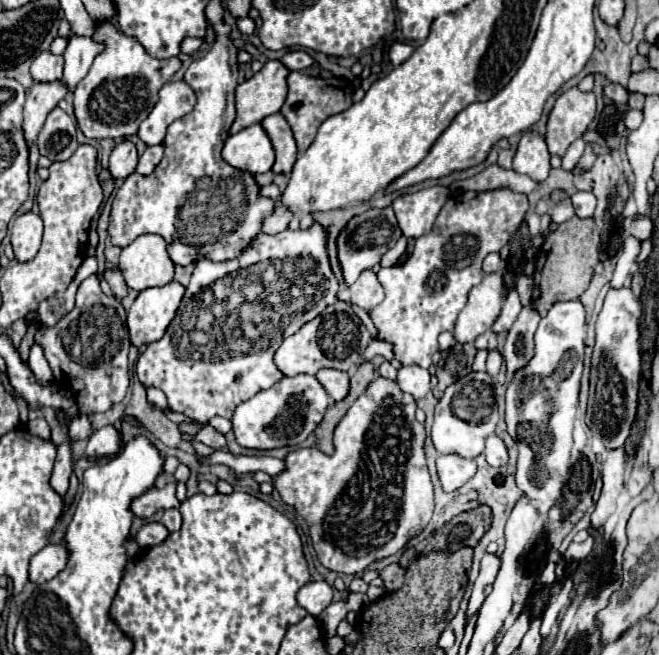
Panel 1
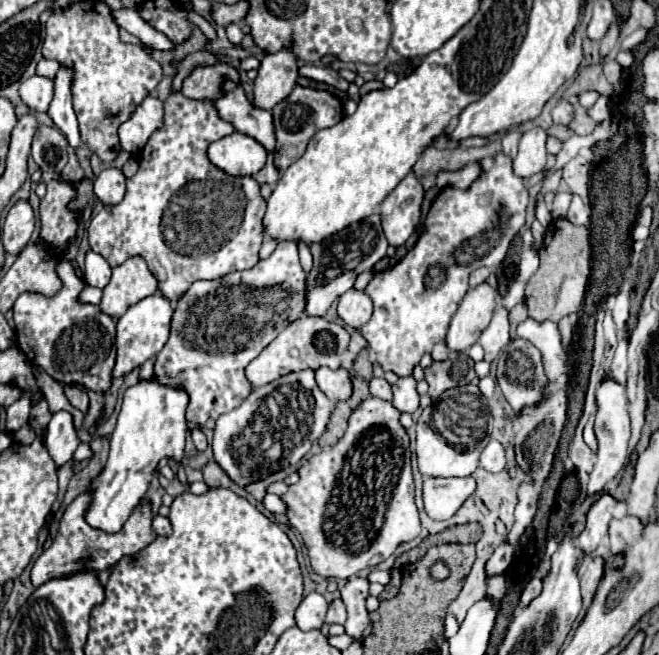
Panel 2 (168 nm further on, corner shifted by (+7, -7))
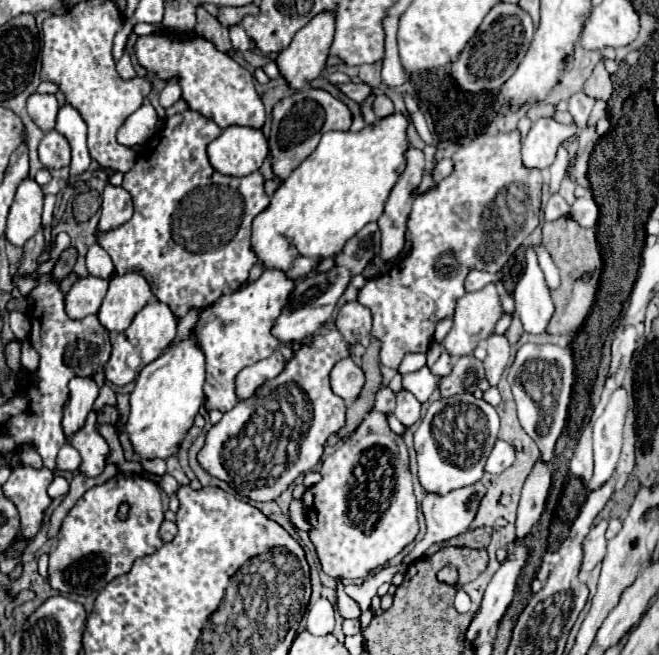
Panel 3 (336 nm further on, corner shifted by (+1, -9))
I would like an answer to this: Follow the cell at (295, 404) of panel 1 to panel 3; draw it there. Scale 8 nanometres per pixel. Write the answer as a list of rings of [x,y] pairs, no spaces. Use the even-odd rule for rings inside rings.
[[[333,324],[329,334],[315,334],[313,344],[297,348],[295,356],[287,362],[285,370],[277,378],[265,382],[255,396],[241,400],[233,410],[223,414],[219,424],[211,426],[205,438],[205,446],[197,456],[199,464],[211,476],[229,482],[231,486],[237,486],[237,490],[243,488],[243,484],[237,482],[239,478],[243,478],[245,498],[249,500],[255,502],[275,500],[283,490],[287,490],[287,486],[297,476],[307,474],[317,466],[327,438],[345,426],[345,402],[337,394],[333,394],[329,386],[329,372],[335,366],[335,362],[347,356],[349,356],[347,342],[343,340],[343,336],[337,332]]]

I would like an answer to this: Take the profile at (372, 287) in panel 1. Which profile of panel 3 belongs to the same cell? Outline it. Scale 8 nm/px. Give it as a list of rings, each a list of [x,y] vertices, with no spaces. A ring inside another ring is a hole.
[[[357,300],[347,302],[339,310],[335,326],[349,344],[359,344],[363,338],[369,336],[371,310],[365,308],[363,304],[359,304]]]

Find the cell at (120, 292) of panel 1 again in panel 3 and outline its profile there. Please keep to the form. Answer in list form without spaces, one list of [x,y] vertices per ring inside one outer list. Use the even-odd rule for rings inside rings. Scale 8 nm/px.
[[[93,244],[87,252],[87,270],[91,276],[99,276],[103,280],[111,280],[115,274],[109,254],[99,244]]]

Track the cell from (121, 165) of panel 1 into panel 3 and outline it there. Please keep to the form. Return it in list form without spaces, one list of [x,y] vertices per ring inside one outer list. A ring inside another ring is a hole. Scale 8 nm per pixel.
[[[107,184],[101,198],[103,198],[103,206],[101,206],[101,220],[97,226],[99,230],[117,228],[131,218],[133,202],[131,202],[131,194],[123,186]]]

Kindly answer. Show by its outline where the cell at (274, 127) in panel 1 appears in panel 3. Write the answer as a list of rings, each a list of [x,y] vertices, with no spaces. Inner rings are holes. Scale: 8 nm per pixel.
[[[167,34],[167,36],[139,36],[137,44],[135,44],[135,52],[139,58],[139,64],[145,66],[147,70],[155,72],[159,78],[169,80],[171,76],[179,76],[179,84],[183,90],[183,98],[187,102],[187,106],[191,106],[191,110],[203,114],[205,118],[213,120],[219,128],[229,128],[229,126],[249,126],[249,128],[263,128],[265,124],[265,106],[255,90],[253,84],[253,76],[241,66],[237,64],[233,58],[229,58],[227,54],[219,52],[211,42],[207,42],[201,36],[191,36],[187,40],[175,36],[175,34]]]

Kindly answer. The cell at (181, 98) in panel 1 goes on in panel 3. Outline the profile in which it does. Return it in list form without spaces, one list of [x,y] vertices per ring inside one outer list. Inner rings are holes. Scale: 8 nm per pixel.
[[[143,102],[139,110],[135,110],[119,128],[117,132],[117,142],[125,144],[125,146],[137,146],[137,144],[145,144],[157,128],[159,116],[155,112],[155,108],[151,106],[151,102]]]

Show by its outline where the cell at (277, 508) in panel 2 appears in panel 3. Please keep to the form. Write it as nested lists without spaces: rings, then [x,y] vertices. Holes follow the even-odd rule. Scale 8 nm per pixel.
[[[291,500],[291,504],[289,504],[289,520],[291,520],[291,524],[295,526],[295,528],[299,528],[299,530],[309,530],[309,524],[307,524],[307,520],[305,520],[305,514],[303,514],[303,504],[301,504],[301,500]]]

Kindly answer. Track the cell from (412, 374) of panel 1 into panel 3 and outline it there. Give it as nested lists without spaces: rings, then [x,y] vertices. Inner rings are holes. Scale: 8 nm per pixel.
[[[401,390],[397,394],[397,406],[393,412],[405,426],[415,424],[421,418],[421,402],[409,392],[409,390]]]

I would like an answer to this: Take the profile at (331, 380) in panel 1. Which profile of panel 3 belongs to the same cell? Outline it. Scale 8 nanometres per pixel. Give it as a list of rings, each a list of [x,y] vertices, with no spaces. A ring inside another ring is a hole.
[[[351,358],[339,360],[335,364],[335,368],[331,370],[331,388],[347,404],[353,402],[361,394],[363,384],[365,384],[365,376],[363,376],[361,368]]]

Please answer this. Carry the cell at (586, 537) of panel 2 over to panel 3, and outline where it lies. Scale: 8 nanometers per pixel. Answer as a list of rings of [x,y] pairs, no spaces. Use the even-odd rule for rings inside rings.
[[[601,520],[585,538],[583,546],[585,546],[585,556],[583,556],[583,566],[581,570],[593,570],[605,556],[605,546],[607,546],[607,538],[605,538],[605,530],[607,530],[607,520]]]

